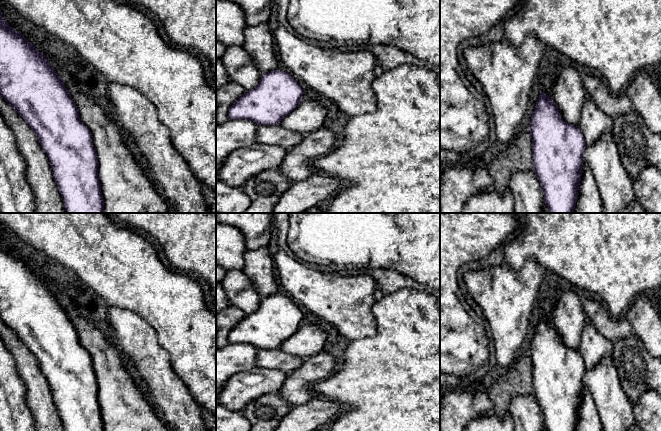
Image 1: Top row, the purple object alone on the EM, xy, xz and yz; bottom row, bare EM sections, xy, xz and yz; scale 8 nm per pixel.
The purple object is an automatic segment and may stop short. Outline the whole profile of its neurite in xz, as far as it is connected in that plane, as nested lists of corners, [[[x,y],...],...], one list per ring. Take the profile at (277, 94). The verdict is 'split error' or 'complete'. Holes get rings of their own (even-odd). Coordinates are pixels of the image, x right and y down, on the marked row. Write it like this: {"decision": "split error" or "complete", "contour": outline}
{"decision": "complete", "contour": [[[274,70],[262,74],[259,83],[230,106],[229,119],[246,119],[258,125],[278,125],[301,102],[304,91],[290,73]]]}

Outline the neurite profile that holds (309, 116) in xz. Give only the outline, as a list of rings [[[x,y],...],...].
[[[302,101],[279,125],[302,134],[313,133],[323,128],[327,110],[318,101]]]

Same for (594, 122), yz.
[[[587,95],[580,114],[579,128],[588,146],[593,145],[604,133],[612,131],[613,119],[599,109]]]

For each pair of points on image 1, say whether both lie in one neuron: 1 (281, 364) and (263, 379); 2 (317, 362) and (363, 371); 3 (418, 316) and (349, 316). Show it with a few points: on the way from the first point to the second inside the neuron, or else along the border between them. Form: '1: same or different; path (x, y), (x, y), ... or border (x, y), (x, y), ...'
1: different; border (255, 366), (282, 370), (286, 374)
2: different; border (335, 372), (314, 383)
3: different; border (376, 301), (372, 306), (376, 332), (364, 338)

